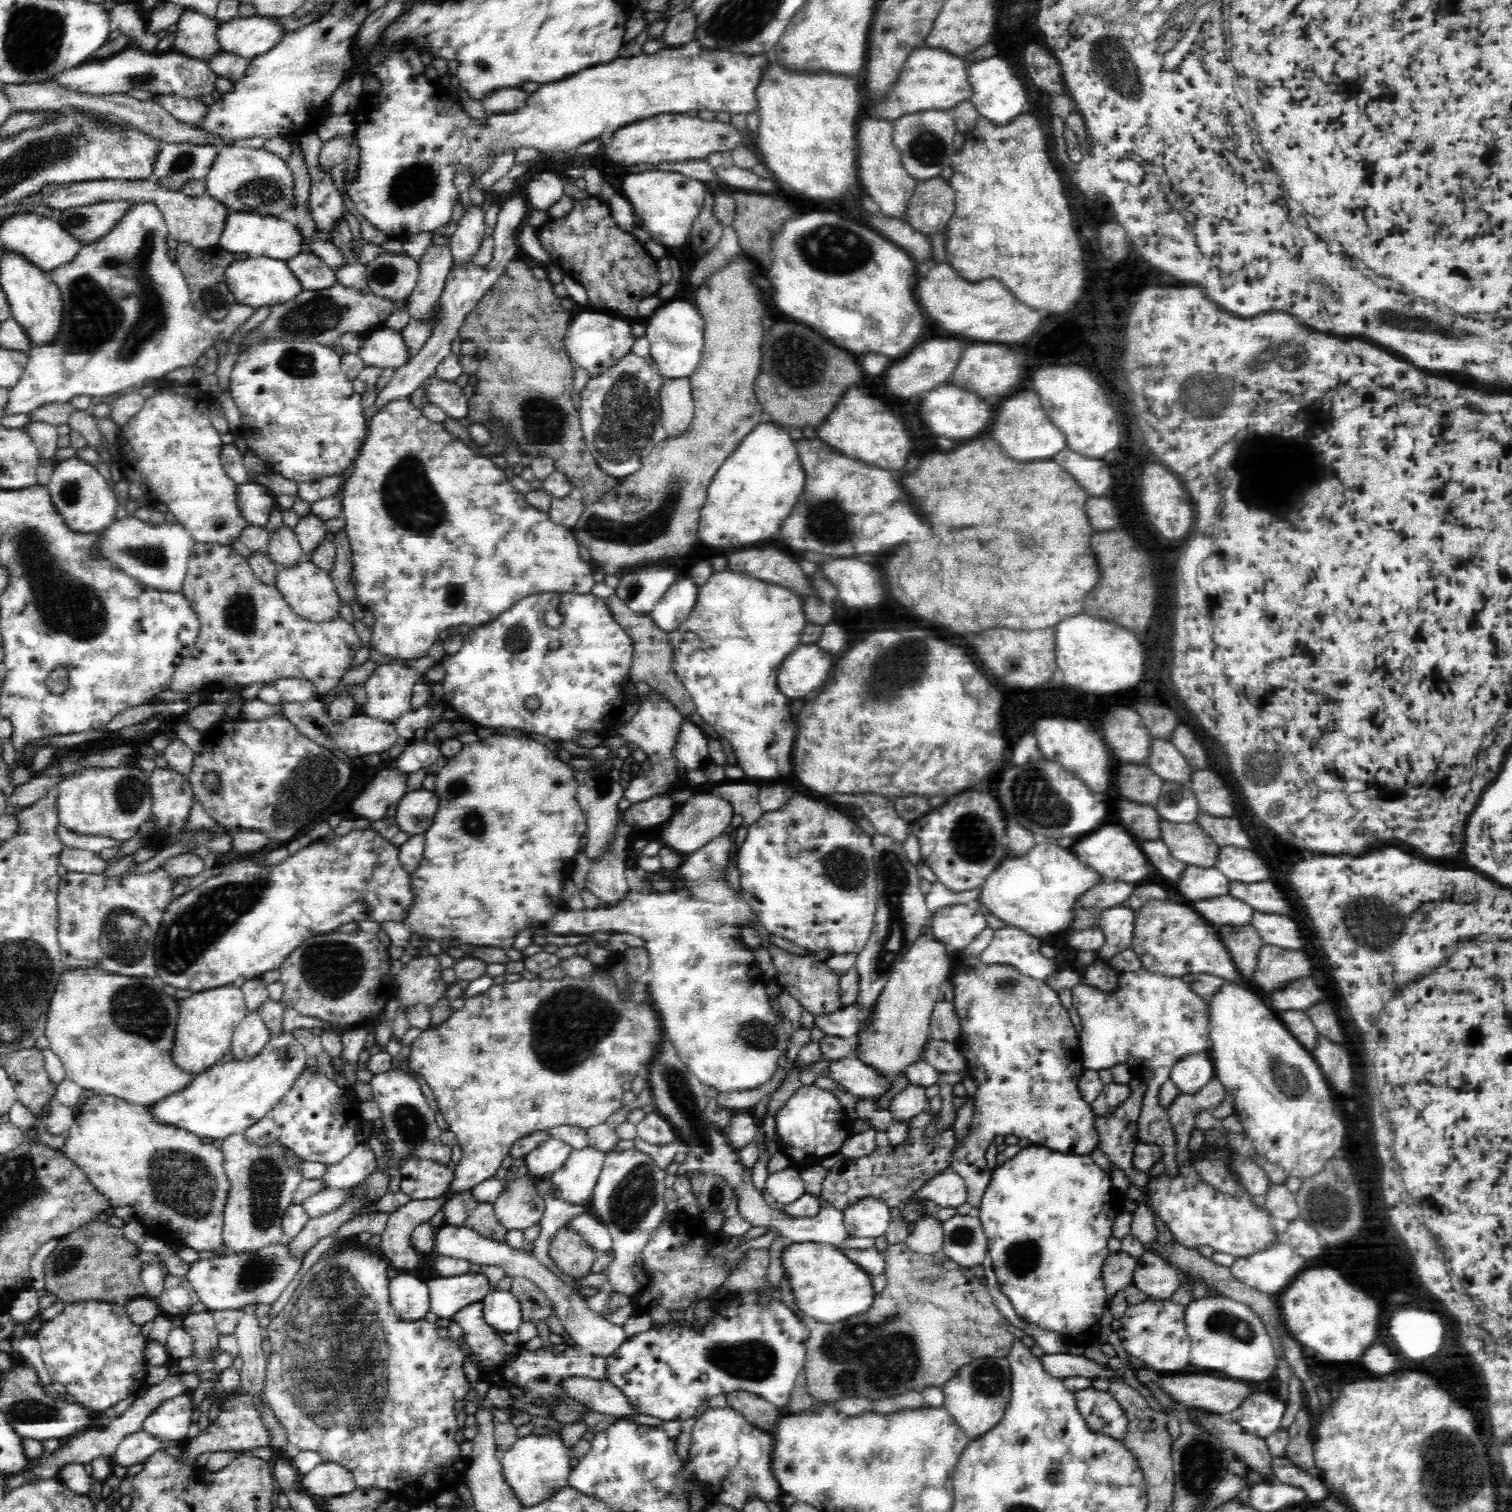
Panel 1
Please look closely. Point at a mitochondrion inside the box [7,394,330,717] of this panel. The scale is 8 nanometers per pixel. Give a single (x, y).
(69, 609)

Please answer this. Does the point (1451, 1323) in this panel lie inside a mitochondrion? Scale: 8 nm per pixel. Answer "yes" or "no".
no

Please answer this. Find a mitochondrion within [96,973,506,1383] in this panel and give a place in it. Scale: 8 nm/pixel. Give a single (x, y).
(183, 1182)

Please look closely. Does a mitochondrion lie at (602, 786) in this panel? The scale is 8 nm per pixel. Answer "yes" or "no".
yes

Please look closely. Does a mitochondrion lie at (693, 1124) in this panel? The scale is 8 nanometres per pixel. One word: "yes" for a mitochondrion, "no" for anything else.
yes

